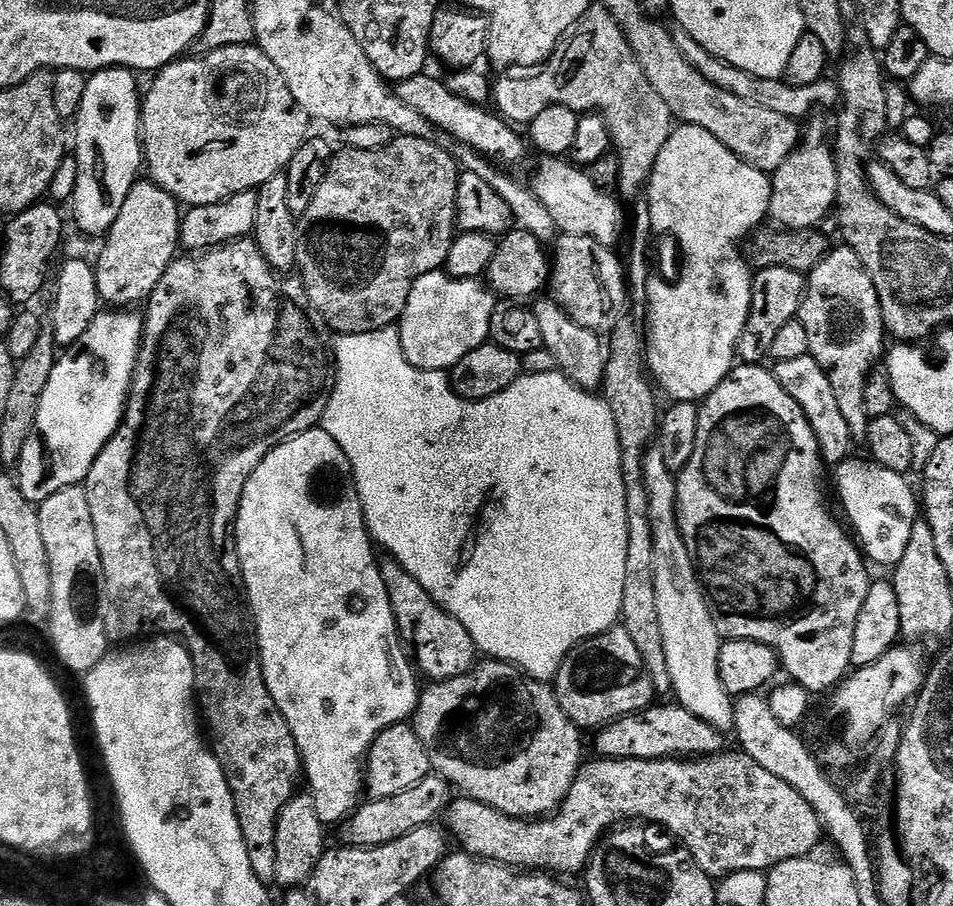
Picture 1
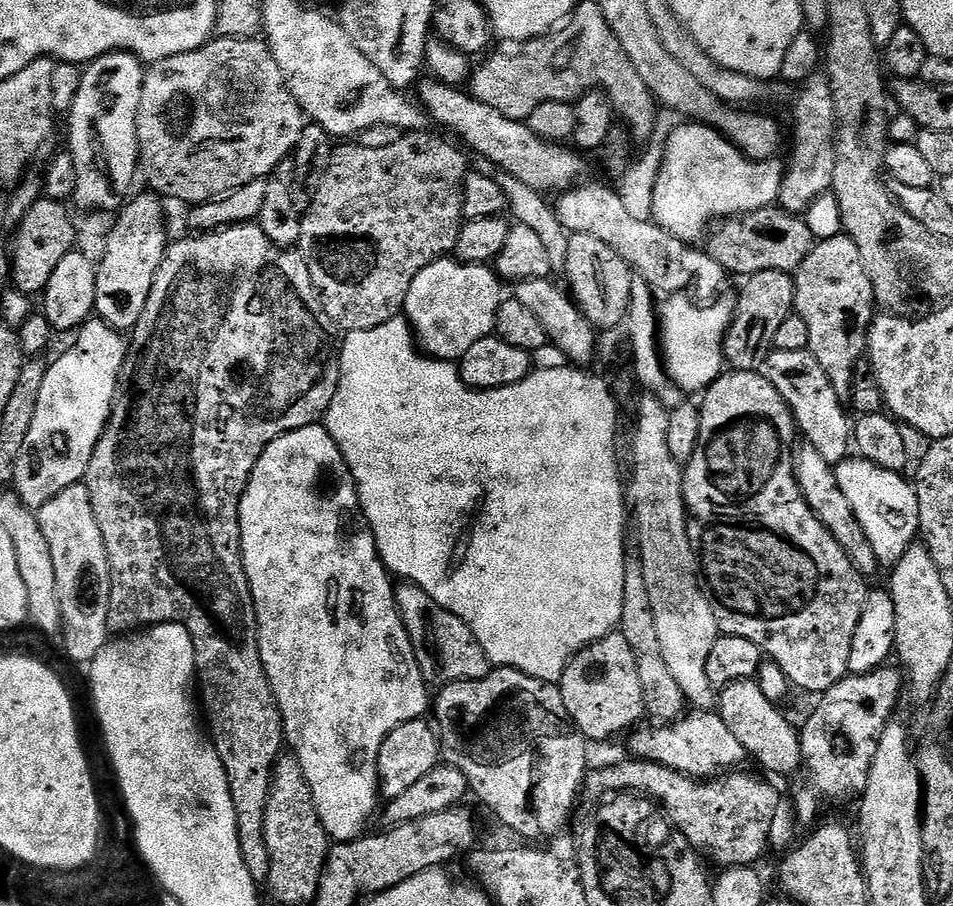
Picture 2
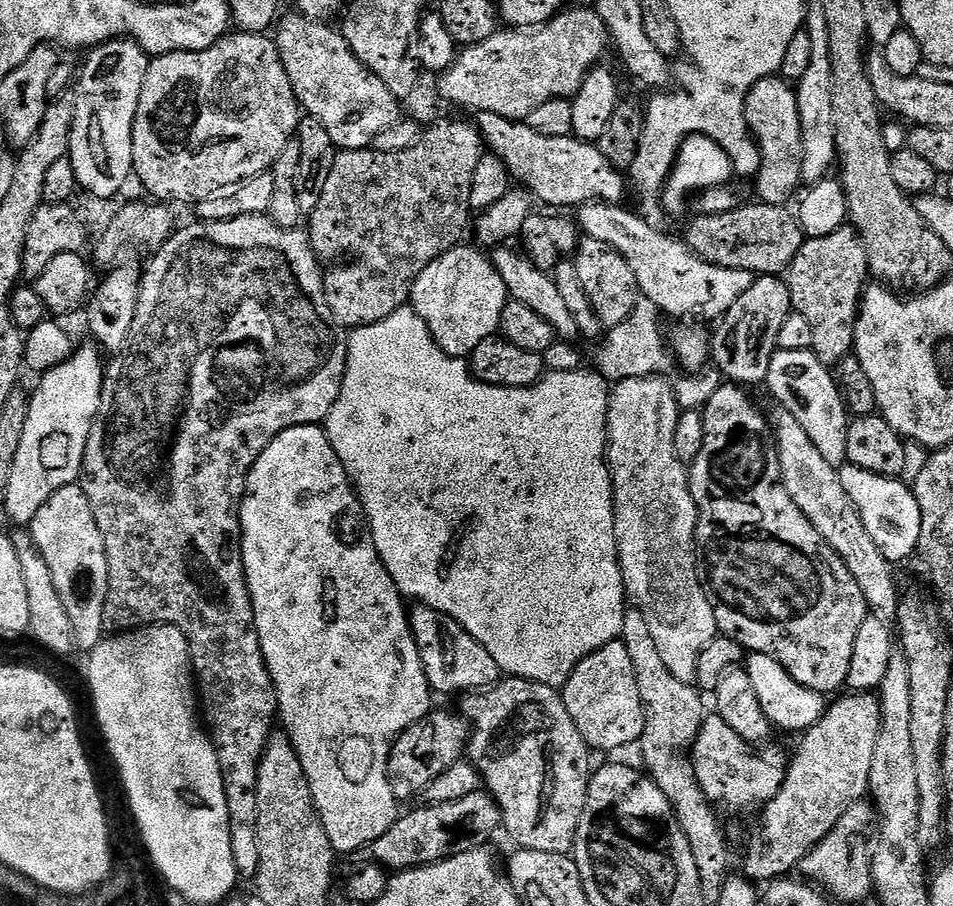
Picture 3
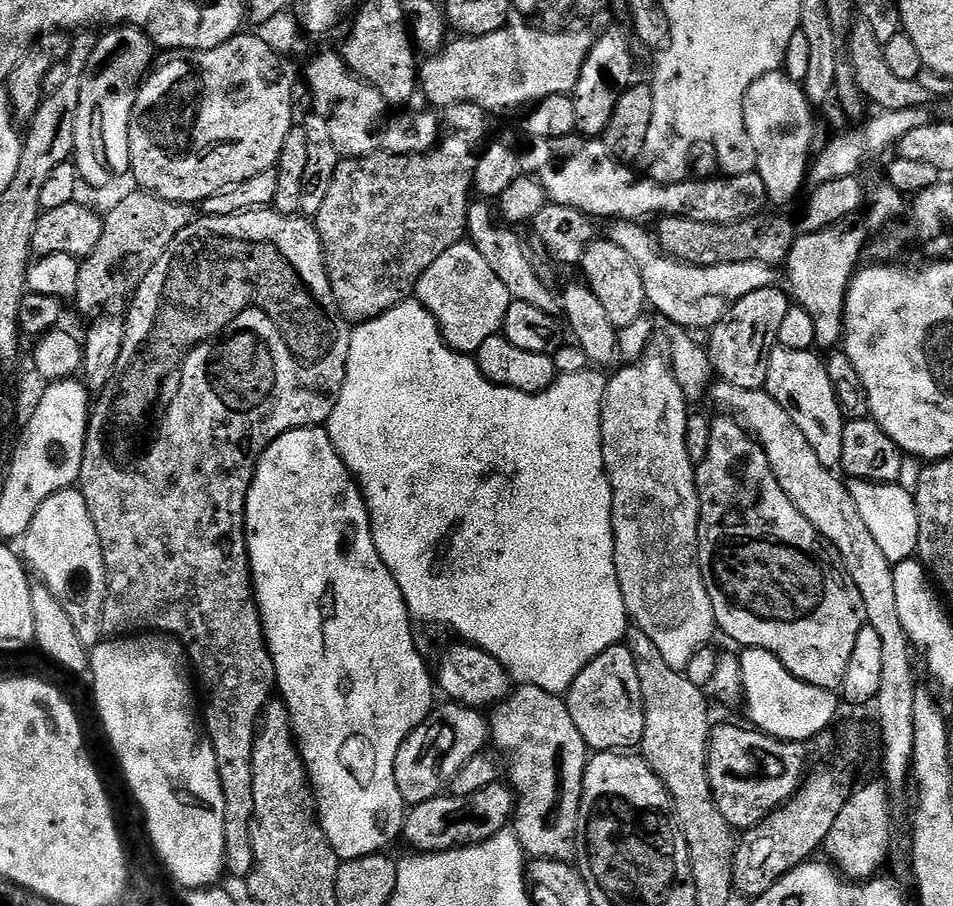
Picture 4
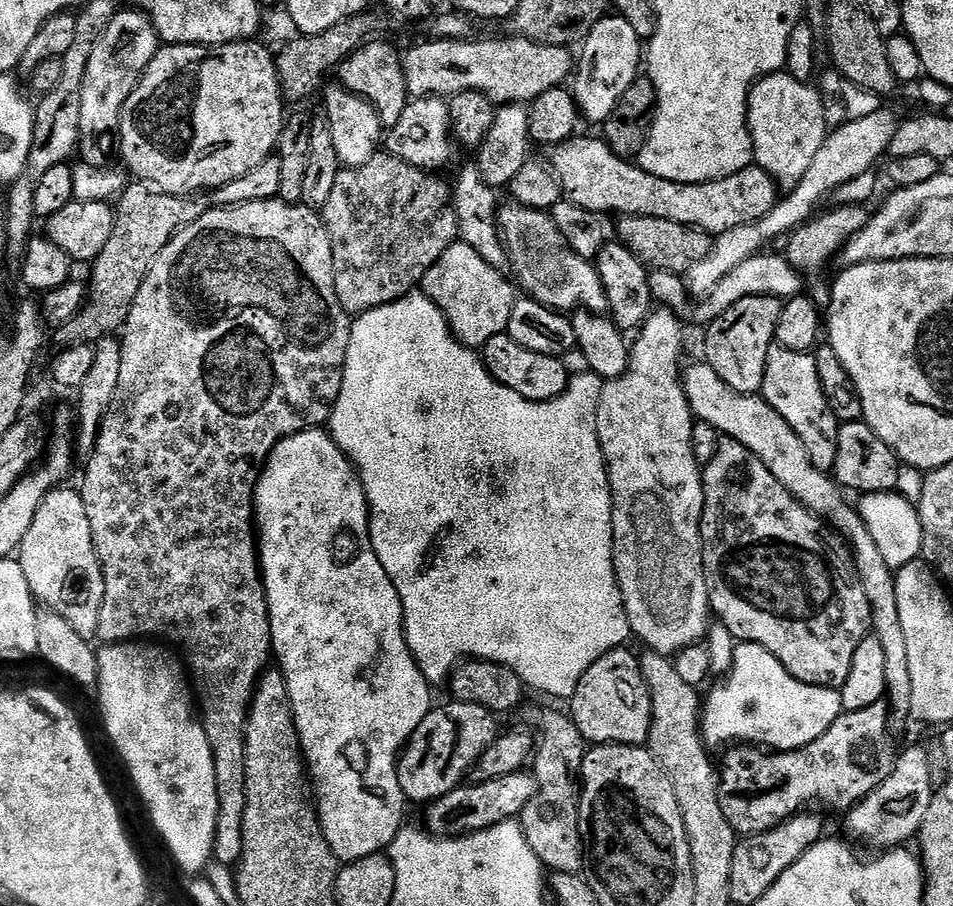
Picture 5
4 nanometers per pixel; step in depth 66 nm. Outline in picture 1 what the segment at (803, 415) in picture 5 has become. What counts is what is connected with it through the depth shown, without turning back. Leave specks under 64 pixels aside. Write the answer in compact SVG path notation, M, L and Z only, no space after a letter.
M806 355L802 358L789 358L785 361L777 360L774 364L774 371L778 382L782 382L782 390L802 406L814 434L818 438L820 454L824 457L825 465L835 466L842 463L853 455L854 441L850 434L850 426L846 426L846 418L842 418L842 410L838 401L834 398L834 390L830 386L830 378L818 366L813 356Z

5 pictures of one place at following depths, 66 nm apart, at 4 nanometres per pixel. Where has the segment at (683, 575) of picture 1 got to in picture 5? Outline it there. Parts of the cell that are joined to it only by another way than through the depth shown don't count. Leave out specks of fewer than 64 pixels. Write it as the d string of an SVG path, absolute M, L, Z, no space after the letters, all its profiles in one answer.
M660 306L649 312L648 319L640 325L635 333L635 336L637 335L636 345L634 343L631 345L631 360L627 370L616 380L609 380L605 383L602 394L598 398L598 414L596 415L598 442L602 446L604 465L608 468L608 481L612 491L612 561L614 562L616 581L620 587L624 609L632 627L632 636L635 639L644 640L643 647L645 649L669 658L675 657L676 653L686 650L690 646L701 643L707 637L710 625L710 605L708 603L706 574L704 573L702 534L700 533L700 523L704 513L704 477L702 465L694 458L694 446L692 445L694 417L692 408L688 405L688 399L685 398L682 385L680 351L684 348L684 328L680 325L680 320L681 317L671 308Z

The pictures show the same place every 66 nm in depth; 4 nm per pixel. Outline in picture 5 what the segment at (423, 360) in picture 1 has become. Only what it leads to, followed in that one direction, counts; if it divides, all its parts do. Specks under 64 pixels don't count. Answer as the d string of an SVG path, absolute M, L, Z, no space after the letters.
M457 242L449 246L434 266L430 266L424 276L422 291L440 307L453 336L468 348L480 350L490 338L507 333L510 310L514 310L514 302L518 299L513 281L504 275L501 269L490 266L470 250L470 246Z

